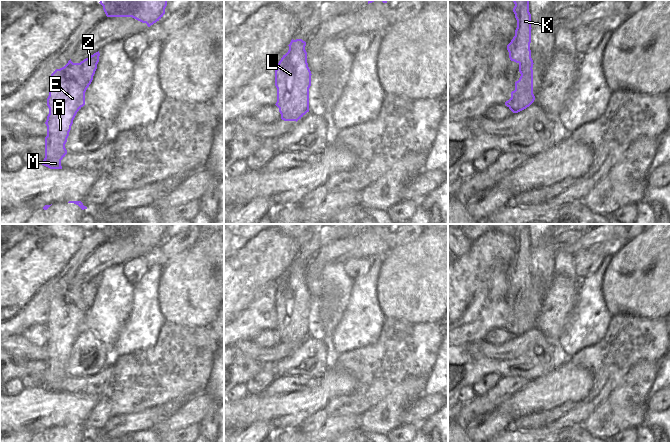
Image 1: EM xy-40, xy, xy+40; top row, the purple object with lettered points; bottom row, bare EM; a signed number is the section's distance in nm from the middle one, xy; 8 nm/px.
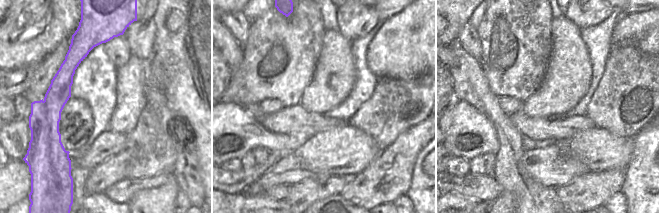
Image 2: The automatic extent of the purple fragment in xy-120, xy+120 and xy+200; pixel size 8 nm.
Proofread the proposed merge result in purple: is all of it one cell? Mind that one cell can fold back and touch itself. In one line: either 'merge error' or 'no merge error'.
merge error

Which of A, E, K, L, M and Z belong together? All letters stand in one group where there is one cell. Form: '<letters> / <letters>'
A E L M Z / K

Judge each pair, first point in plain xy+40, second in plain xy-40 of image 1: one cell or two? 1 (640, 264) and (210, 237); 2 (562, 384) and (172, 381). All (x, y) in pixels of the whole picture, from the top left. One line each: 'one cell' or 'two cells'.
1: two cells
2: two cells

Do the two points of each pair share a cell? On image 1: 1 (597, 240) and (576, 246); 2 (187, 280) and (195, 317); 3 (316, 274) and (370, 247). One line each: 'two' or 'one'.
1: one
2: one
3: one

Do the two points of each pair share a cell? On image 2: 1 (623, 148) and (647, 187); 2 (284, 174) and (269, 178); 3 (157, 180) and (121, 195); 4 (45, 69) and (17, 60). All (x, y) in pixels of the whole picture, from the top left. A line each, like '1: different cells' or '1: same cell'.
1: different cells
2: same cell
3: same cell
4: different cells

